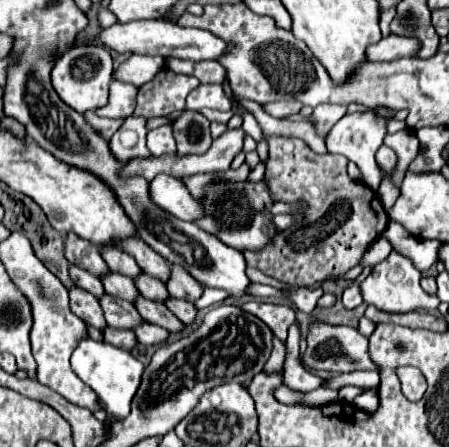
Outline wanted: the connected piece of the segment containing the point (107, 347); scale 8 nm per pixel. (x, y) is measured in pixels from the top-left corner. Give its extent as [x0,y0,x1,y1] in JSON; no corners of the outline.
[72,338,144,424]

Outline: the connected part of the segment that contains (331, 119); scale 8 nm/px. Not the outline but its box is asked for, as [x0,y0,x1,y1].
[314,104,348,136]

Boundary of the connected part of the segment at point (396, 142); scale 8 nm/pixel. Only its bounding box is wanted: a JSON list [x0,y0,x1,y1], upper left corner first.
[384,128,418,186]

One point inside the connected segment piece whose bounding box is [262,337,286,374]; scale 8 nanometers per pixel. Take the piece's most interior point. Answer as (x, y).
(276, 361)

